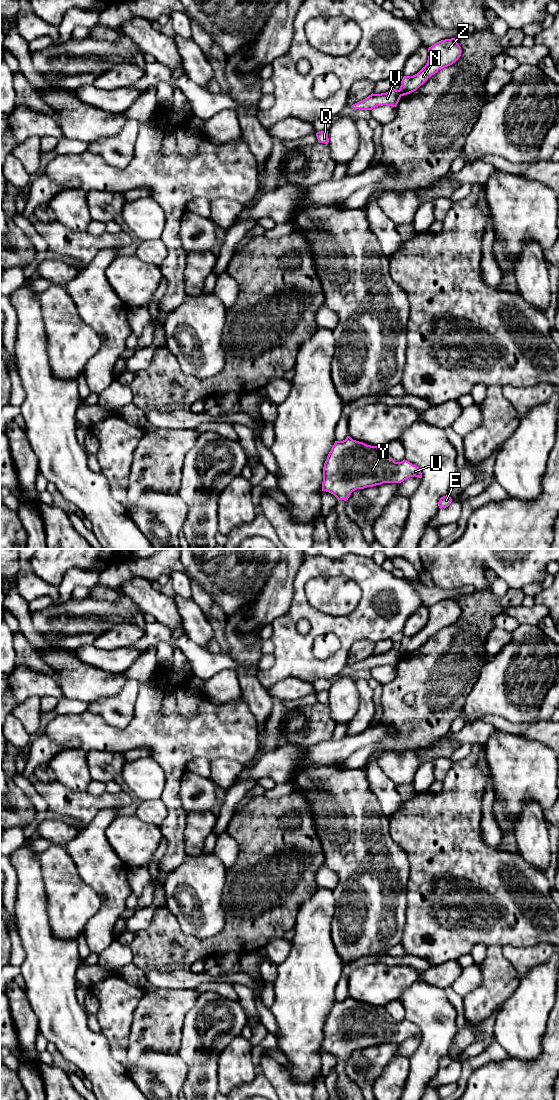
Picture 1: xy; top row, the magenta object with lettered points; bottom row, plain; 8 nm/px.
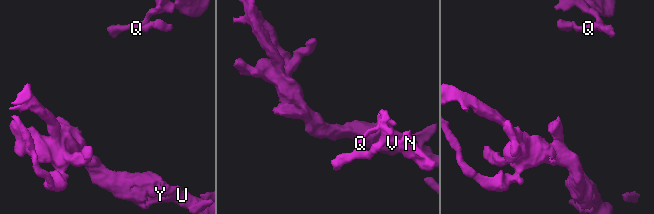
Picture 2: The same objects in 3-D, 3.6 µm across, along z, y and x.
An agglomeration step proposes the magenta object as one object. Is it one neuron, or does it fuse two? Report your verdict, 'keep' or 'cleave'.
cleave

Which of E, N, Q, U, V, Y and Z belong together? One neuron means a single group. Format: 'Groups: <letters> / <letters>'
Groups: E N U Y Z / Q V

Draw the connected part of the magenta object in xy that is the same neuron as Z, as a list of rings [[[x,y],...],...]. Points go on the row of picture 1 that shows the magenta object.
[[[455,38],[441,40],[428,48],[429,56],[426,65],[413,76],[404,76],[399,93],[401,96],[416,91],[432,75],[455,63],[462,50]]]

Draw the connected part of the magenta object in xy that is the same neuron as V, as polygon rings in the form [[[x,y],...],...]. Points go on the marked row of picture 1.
[[[392,88],[386,93],[381,94],[371,94],[364,100],[359,101],[358,103],[353,104],[351,107],[353,109],[361,109],[361,110],[372,110],[377,106],[392,106],[396,107],[401,95],[399,90]]]

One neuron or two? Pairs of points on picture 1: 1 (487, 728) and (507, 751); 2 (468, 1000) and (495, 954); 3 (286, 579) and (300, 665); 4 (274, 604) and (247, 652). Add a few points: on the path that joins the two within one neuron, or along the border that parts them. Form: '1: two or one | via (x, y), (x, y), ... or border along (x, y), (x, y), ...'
1: two | border along (516, 734), (497, 729), (485, 745)
2: one | via (481, 992), (495, 978), (495, 967)
3: two | border along (294, 583), (291, 607), (283, 615), (272, 621)
4: one | via (258, 614), (246, 623), (238, 623), (233, 636)

